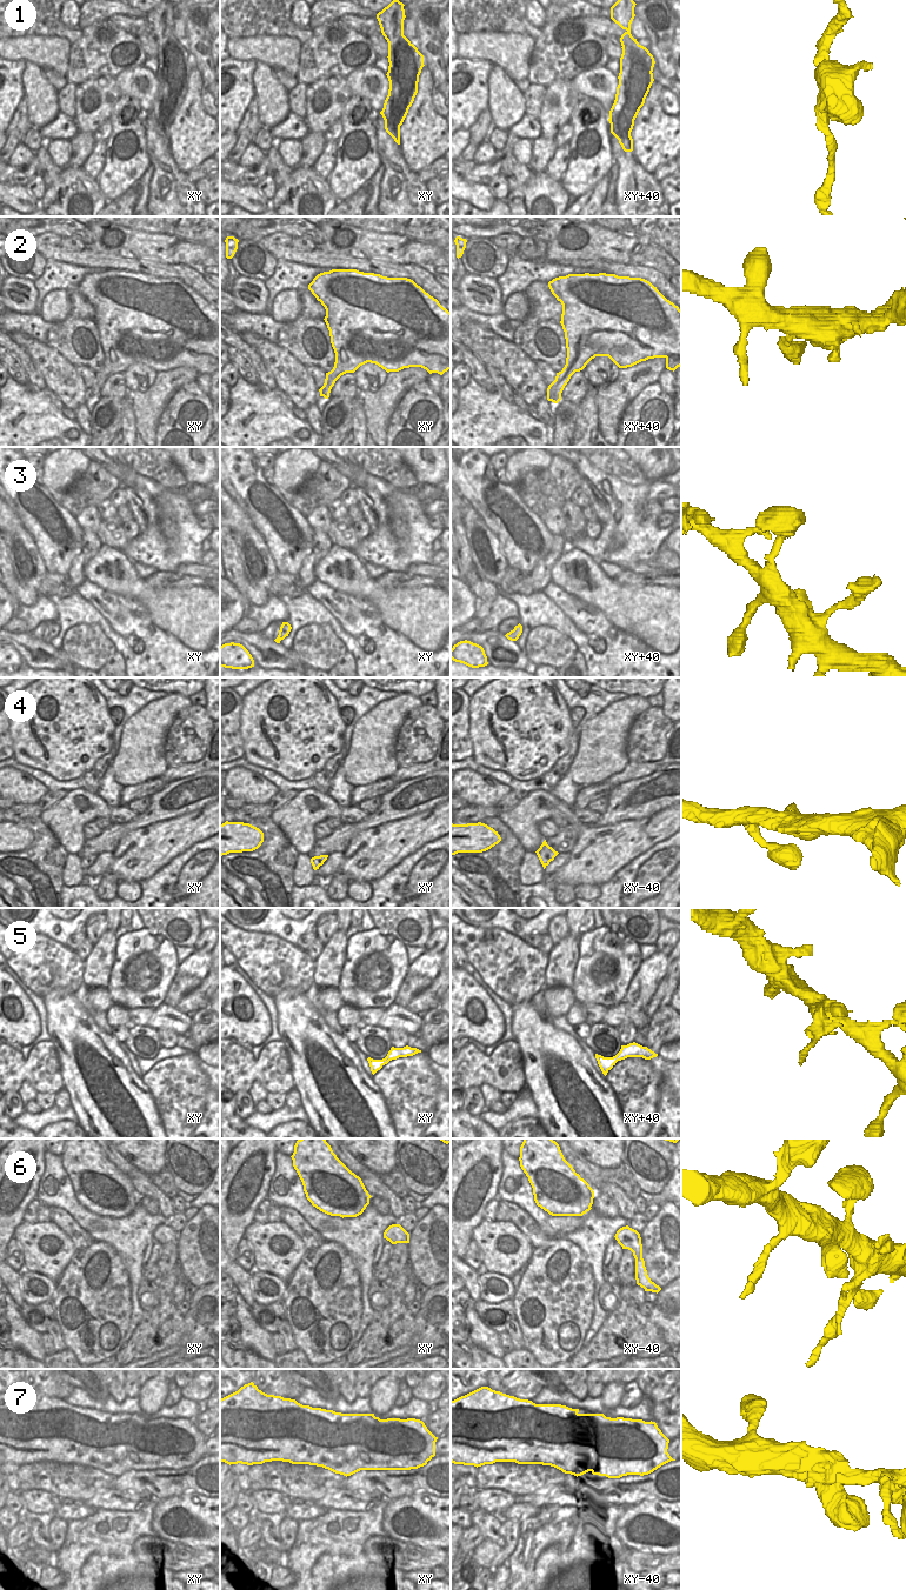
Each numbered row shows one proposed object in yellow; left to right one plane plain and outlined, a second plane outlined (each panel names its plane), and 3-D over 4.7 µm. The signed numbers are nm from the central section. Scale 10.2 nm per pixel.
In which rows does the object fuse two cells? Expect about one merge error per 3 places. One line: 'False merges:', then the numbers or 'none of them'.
False merges: 1, 5

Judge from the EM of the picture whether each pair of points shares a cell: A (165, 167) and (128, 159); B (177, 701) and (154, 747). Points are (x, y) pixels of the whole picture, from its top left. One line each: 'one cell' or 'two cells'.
A: two cells
B: one cell

